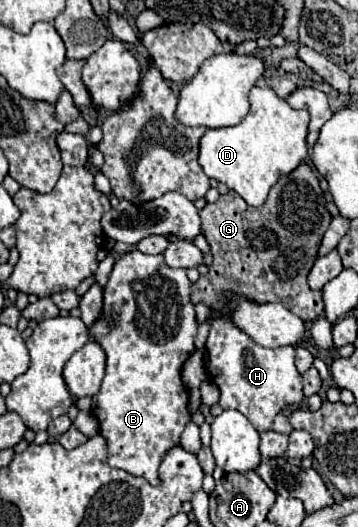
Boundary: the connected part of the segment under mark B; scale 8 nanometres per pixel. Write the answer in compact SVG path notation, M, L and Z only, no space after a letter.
M138 249L130 251L130 253L124 253L116 259L116 265L110 273L110 279L108 279L108 285L104 287L104 311L102 311L102 317L90 327L90 337L94 341L98 341L102 345L102 349L106 351L106 377L102 381L102 387L98 391L98 395L92 397L92 415L98 419L100 423L100 435L104 435L106 443L108 443L108 465L110 467L116 467L116 469L124 469L128 471L130 475L136 475L136 477L144 477L150 485L156 485L158 483L158 465L162 461L162 457L166 455L166 449L178 445L180 441L180 433L184 431L186 423L190 421L190 415L188 415L188 389L182 385L182 379L180 379L180 369L184 365L184 361L194 353L194 337L196 337L196 315L194 315L194 305L190 303L190 279L186 277L186 271L184 269L172 269L164 263L164 257L162 255L146 255L146 253L140 253Z

